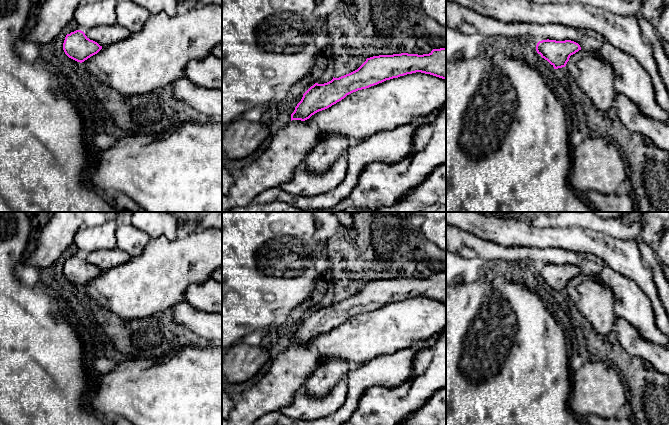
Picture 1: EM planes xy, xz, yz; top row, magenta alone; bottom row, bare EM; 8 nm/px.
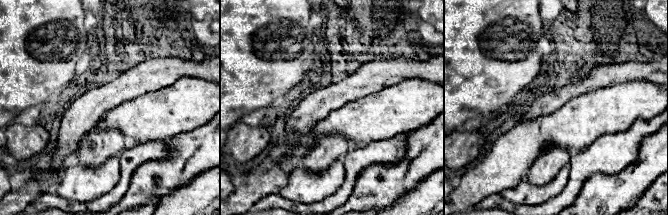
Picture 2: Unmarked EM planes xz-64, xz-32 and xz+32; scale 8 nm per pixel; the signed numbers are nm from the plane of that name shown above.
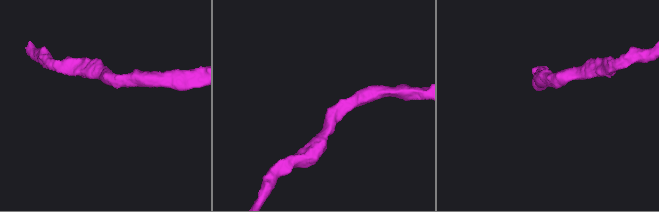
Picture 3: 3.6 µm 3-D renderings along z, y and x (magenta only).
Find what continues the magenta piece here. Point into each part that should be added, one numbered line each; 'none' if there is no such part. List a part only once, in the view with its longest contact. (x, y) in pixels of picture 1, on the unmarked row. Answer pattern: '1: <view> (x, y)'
1: xz (398, 325)

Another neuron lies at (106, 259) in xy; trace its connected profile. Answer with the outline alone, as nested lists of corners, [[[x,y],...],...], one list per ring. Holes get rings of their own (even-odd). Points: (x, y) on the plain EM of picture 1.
[[[117,247],[113,249],[96,250],[84,256],[87,262],[105,271],[128,262],[131,257]]]

